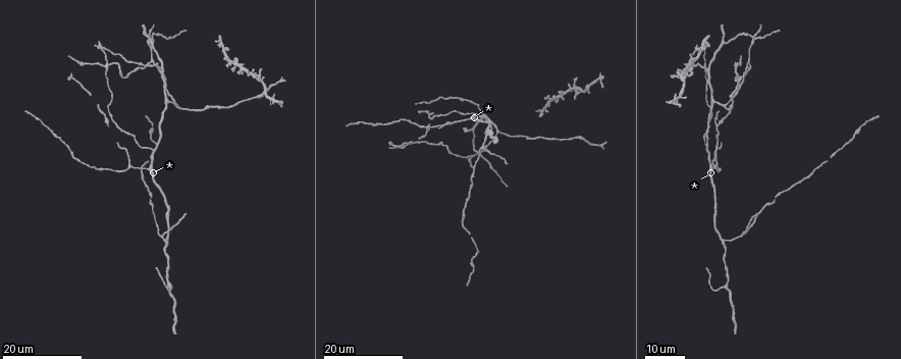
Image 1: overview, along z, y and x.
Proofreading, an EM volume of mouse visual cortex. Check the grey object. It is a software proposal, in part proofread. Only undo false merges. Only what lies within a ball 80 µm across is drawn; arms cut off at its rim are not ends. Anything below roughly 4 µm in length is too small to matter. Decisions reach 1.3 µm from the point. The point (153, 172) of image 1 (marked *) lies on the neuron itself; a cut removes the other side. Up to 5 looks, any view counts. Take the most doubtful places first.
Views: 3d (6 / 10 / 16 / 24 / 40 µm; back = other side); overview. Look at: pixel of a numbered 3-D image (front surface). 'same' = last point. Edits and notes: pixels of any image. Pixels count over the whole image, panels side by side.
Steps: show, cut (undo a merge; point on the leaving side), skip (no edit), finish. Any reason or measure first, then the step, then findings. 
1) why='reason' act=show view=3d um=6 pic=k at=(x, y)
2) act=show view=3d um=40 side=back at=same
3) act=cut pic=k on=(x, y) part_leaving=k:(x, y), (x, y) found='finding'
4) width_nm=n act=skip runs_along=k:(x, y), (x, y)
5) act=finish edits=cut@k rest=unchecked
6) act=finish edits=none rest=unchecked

why='a fork' act=show view=3d um=24 pic=1 at=(152, 150)

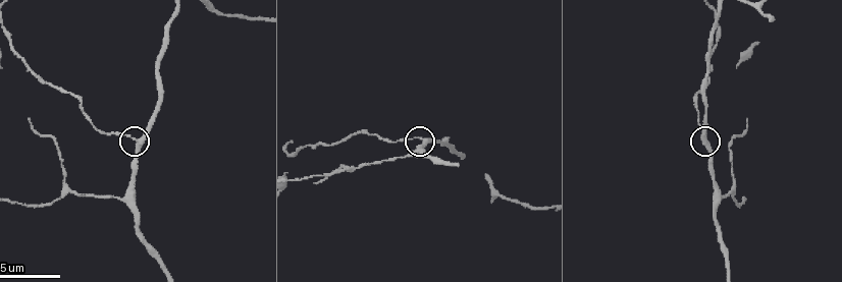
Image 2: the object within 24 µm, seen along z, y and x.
why='closer look' act=show view=3d um=6 pic=2 at=(422, 138)

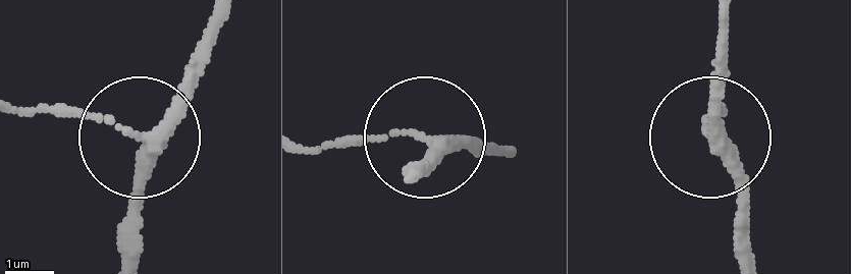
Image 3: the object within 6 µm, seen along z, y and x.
act=skip runs_along=3:(127, 259), (136, 142), (78, 113), (17, 113) found='one neuron here'

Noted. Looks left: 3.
why='a fork' act=show view=3d um=16 pic=1 at=(484, 147)

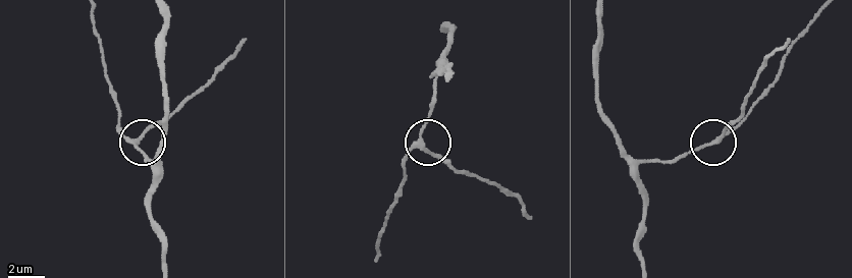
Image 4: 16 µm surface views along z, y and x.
act=show view=3d um=10 pic=4 at=(423, 147)

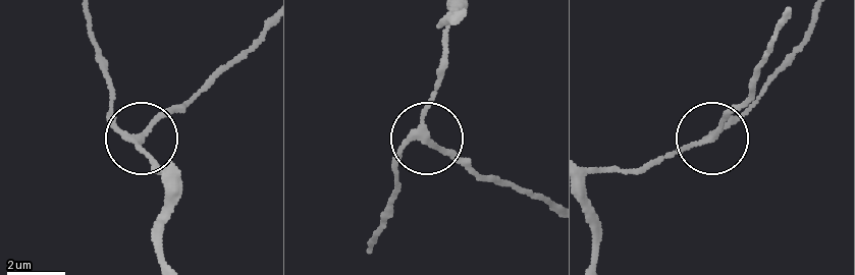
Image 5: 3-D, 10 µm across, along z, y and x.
width_nm=180 act=cut pic=5 on=(169, 112) part_leaving=5:(141, 136), (211, 86), (262, 34) found='two neurons meet here'

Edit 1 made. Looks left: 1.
act=finish edits=cut@5 rest=unchecked

